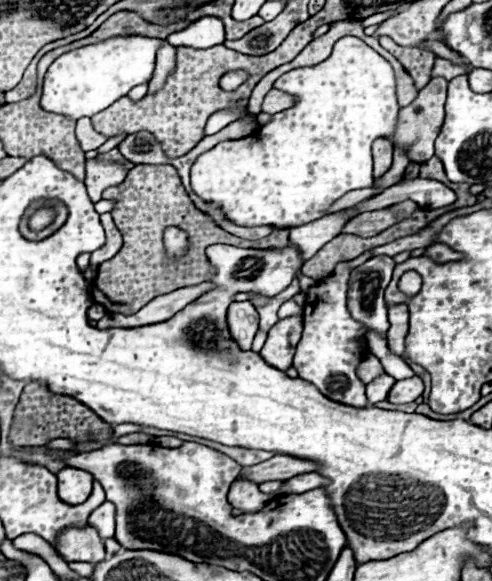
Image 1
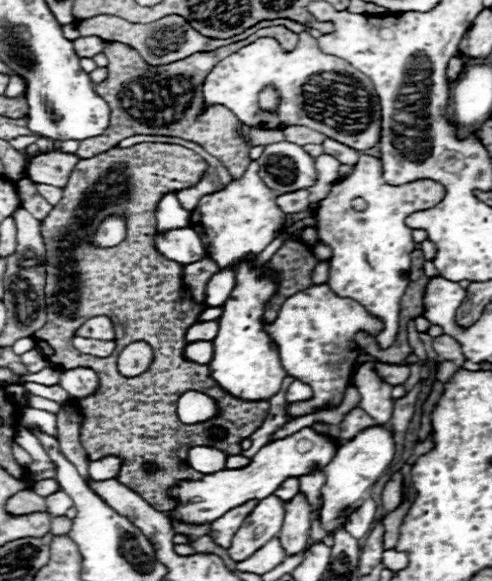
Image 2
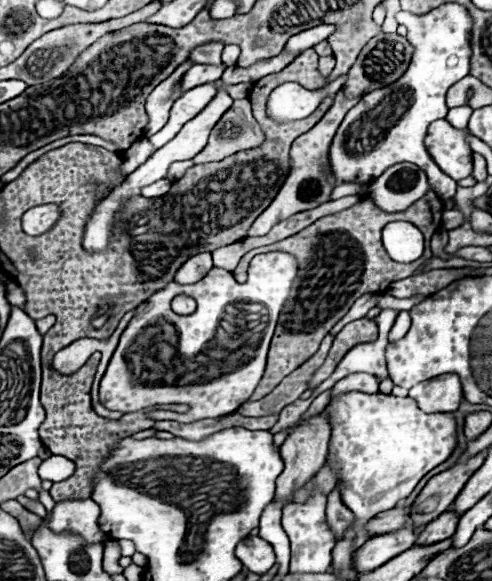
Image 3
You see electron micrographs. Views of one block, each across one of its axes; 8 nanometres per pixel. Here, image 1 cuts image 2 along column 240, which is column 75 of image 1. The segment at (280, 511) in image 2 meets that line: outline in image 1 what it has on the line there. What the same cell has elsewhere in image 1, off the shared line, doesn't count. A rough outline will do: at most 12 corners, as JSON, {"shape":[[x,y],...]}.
{"shape":[[90,524],[64,528],[50,546],[66,562],[102,562],[104,540]]}

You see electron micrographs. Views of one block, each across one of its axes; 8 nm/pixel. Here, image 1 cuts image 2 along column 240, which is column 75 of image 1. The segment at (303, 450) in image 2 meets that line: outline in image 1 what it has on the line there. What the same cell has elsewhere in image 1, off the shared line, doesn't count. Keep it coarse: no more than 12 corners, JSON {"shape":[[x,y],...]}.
{"shape":[[66,466],[58,496],[82,504],[92,494],[92,474]]}

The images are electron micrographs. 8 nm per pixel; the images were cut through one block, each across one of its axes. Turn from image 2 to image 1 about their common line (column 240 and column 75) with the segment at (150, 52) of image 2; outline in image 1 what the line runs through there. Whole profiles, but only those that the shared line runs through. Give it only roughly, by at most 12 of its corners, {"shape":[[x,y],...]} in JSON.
{"shape":[[110,8],[90,28],[45,45],[26,68],[8,102],[26,100],[36,92],[37,64],[46,52],[80,40],[109,17]]}

